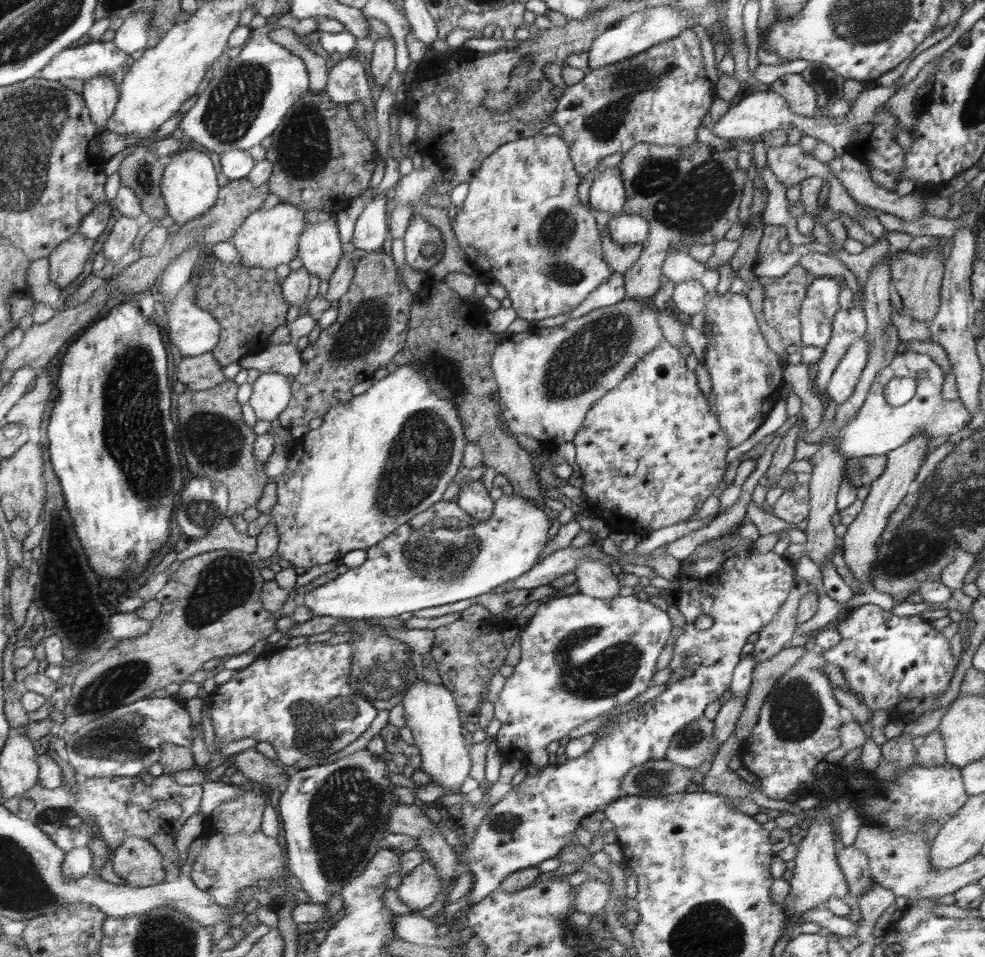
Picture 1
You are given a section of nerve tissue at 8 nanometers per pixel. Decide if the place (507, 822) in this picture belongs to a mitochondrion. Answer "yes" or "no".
yes

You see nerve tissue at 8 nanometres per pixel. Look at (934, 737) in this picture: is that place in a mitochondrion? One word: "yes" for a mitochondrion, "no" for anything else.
no

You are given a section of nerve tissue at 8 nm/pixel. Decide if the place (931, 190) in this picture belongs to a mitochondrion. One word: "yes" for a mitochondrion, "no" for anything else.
no

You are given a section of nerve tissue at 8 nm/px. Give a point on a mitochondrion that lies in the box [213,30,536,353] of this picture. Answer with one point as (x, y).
(303, 148)

